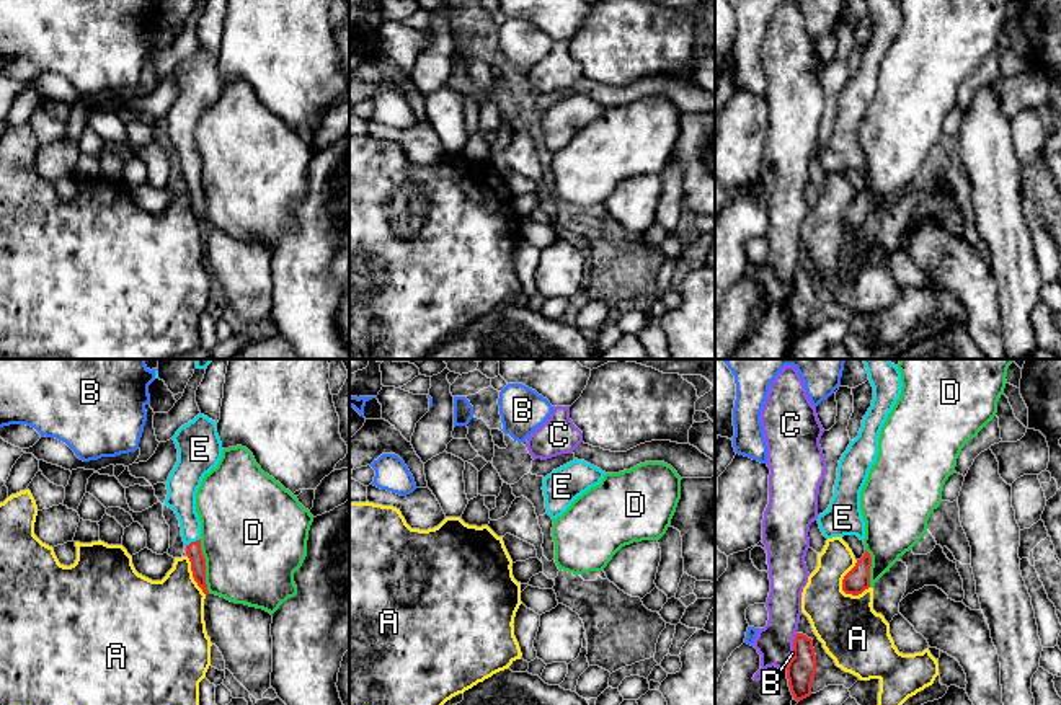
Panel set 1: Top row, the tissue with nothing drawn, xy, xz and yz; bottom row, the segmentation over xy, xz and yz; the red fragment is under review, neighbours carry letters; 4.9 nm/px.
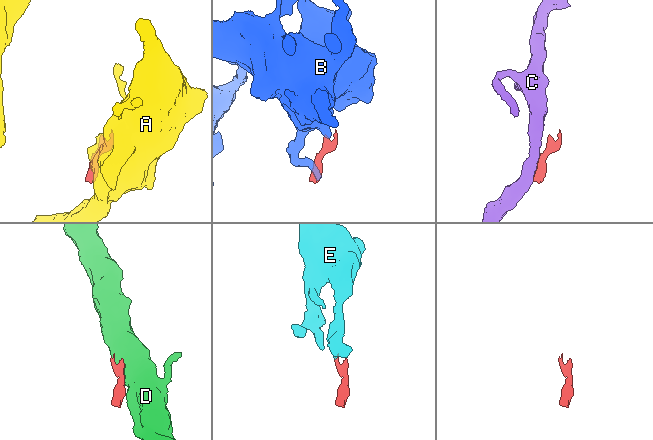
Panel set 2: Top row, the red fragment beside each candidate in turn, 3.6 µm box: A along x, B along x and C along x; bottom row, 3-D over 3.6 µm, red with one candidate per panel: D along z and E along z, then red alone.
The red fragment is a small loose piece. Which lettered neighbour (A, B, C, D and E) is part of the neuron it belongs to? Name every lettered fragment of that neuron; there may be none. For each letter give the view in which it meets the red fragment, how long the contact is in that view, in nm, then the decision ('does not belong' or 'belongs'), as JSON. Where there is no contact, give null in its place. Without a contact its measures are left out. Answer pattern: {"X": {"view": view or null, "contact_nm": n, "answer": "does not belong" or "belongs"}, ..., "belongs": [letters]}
{"A": {"view": "yz", "contact_nm": 190, "answer": "does not belong"}, "B": {"view": "yz", "contact_nm": 40, "answer": "does not belong"}, "C": {"view": "yz", "contact_nm": 100, "answer": "does not belong"}, "D": {"view": "xy", "contact_nm": 280, "answer": "does not belong"}, "E": {"view": "xy", "contact_nm": 90, "answer": "belongs"}, "belongs": ["E"]}

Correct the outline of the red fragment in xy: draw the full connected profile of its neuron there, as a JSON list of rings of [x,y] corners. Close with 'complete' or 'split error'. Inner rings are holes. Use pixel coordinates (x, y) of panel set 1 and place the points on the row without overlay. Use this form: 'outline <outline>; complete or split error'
outline [[[204,49],[181,60],[173,75],[178,96],[166,114],[165,140],[171,142],[180,155],[186,189],[193,212],[207,230],[206,193],[201,184],[201,155],[196,147],[196,127],[206,108],[217,101],[222,91],[222,77],[217,57]]]; split error

